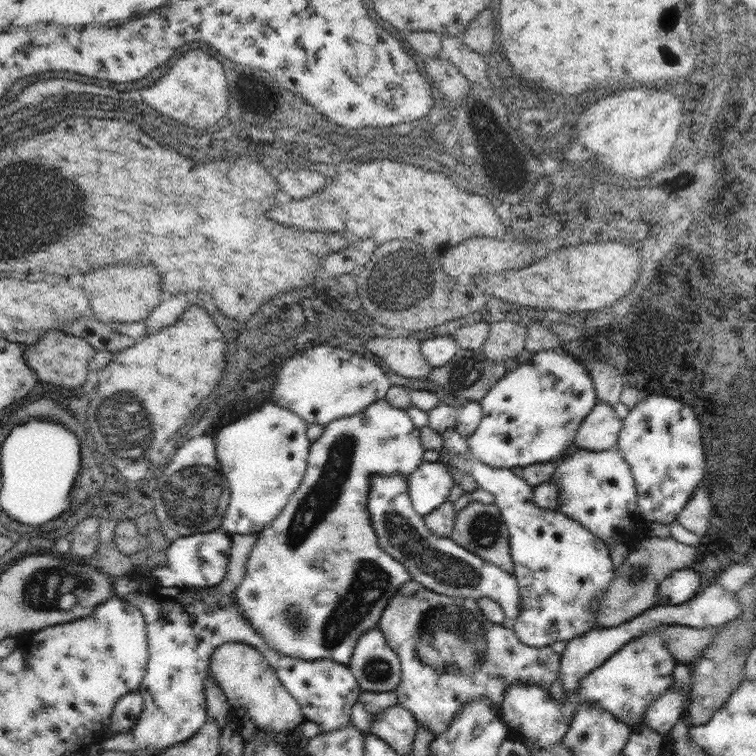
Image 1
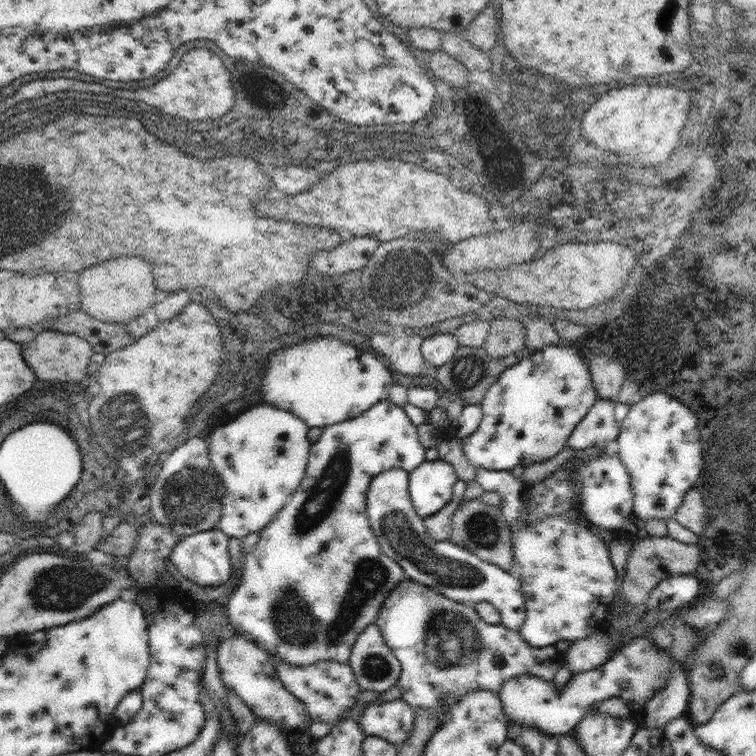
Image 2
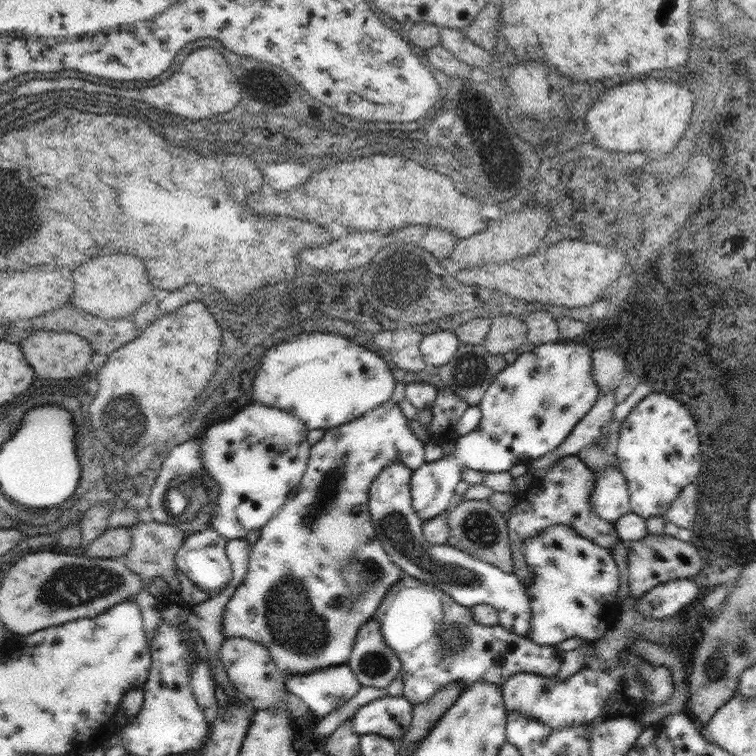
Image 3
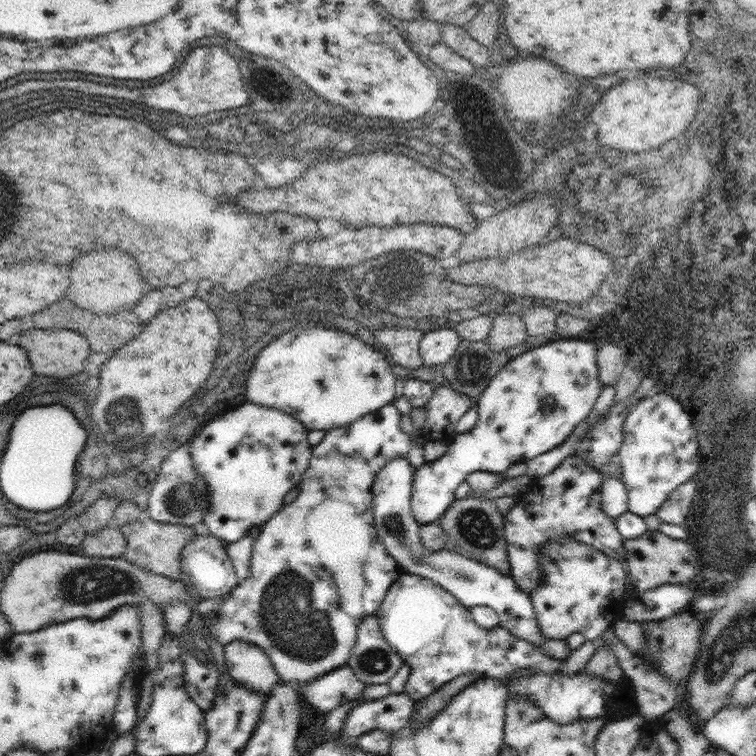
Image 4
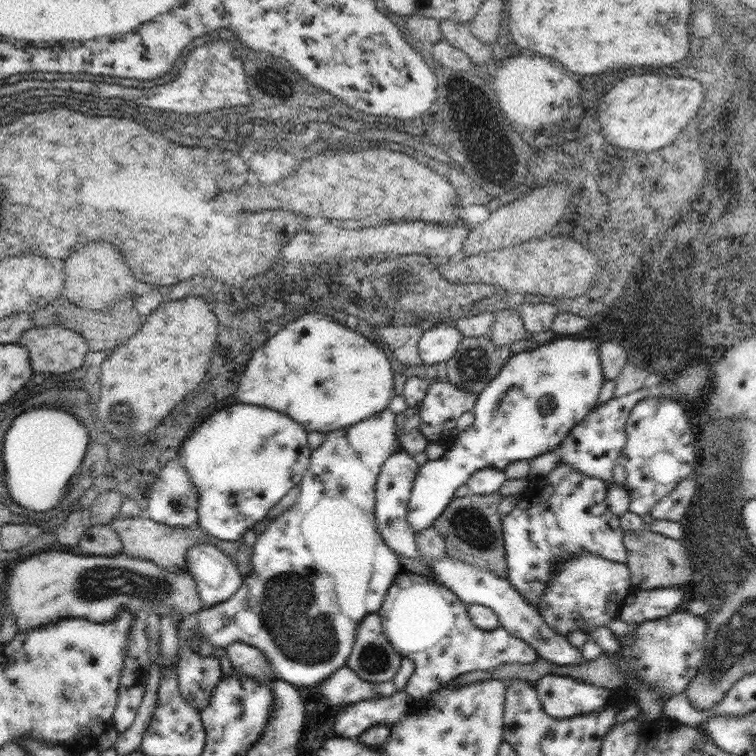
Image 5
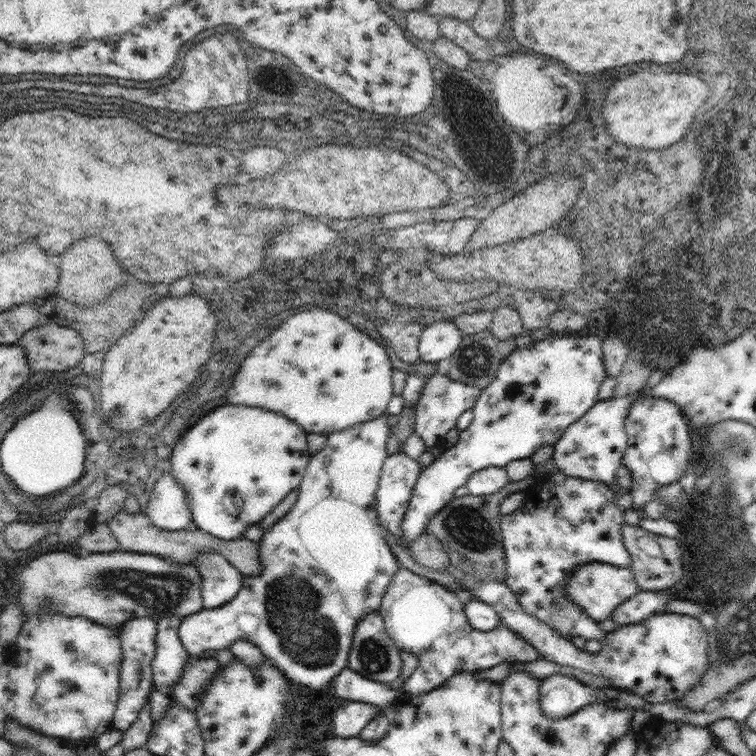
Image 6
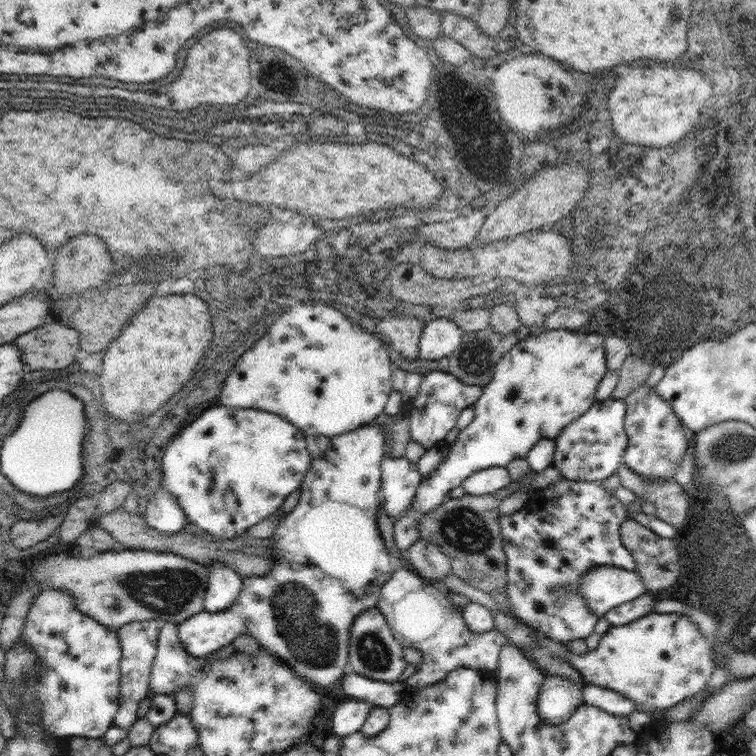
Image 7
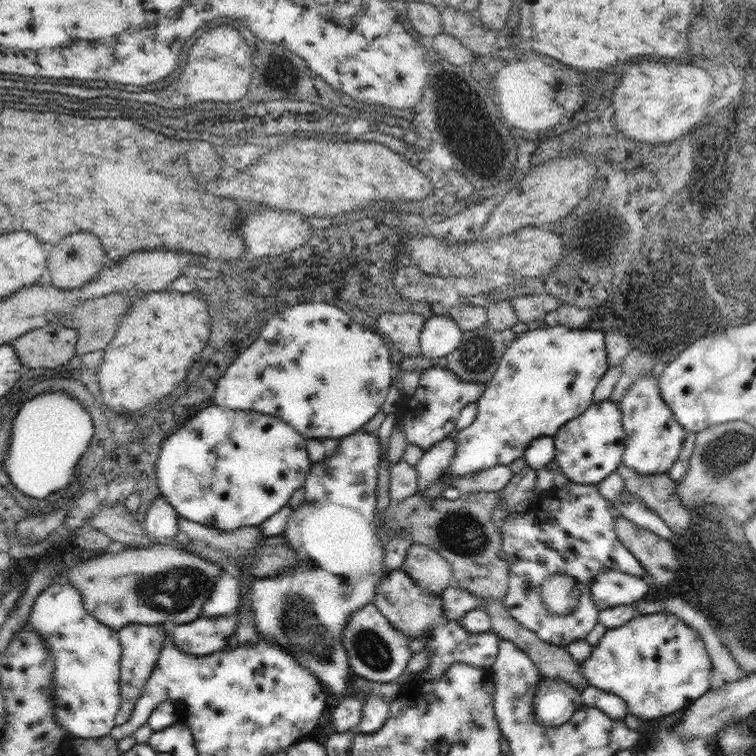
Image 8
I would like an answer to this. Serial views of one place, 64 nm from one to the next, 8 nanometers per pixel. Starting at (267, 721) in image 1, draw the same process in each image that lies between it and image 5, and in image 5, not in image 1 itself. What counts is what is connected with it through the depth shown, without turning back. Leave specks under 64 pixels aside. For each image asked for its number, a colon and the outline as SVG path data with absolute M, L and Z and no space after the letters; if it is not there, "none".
2: M233 636L221 640L217 646L215 664L225 690L231 690L257 716L257 720L273 722L273 728L287 732L299 728L305 720L309 720L307 708L301 702L297 702L297 698L293 698L277 678L273 656L269 656L269 652L263 646L249 640L247 636Z
3: M223 638L223 644L219 648L219 660L225 668L229 684L237 690L239 698L249 700L249 706L253 706L255 712L283 708L289 712L289 716L291 716L289 720L295 724L309 710L305 704L293 700L291 694L285 692L285 684L283 684L285 676L281 676L281 672L273 666L271 656L263 644L257 644L247 638L227 638L227 640Z
4: M233 640L225 644L223 654L225 670L231 676L233 684L245 686L263 698L271 696L273 686L279 682L279 678L259 646L247 640Z
5: M233 642L229 648L225 648L225 656L231 662L233 672L253 678L259 684L273 684L273 676L269 672L269 662L265 660L263 652L251 644Z

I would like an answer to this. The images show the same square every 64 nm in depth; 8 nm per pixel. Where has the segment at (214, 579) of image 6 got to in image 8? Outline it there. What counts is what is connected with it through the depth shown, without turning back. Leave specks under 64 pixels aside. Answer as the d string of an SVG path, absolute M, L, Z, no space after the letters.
M227 572L221 574L213 592L203 604L203 616L217 618L217 616L233 616L239 610L241 596L239 596L239 580L229 576Z

